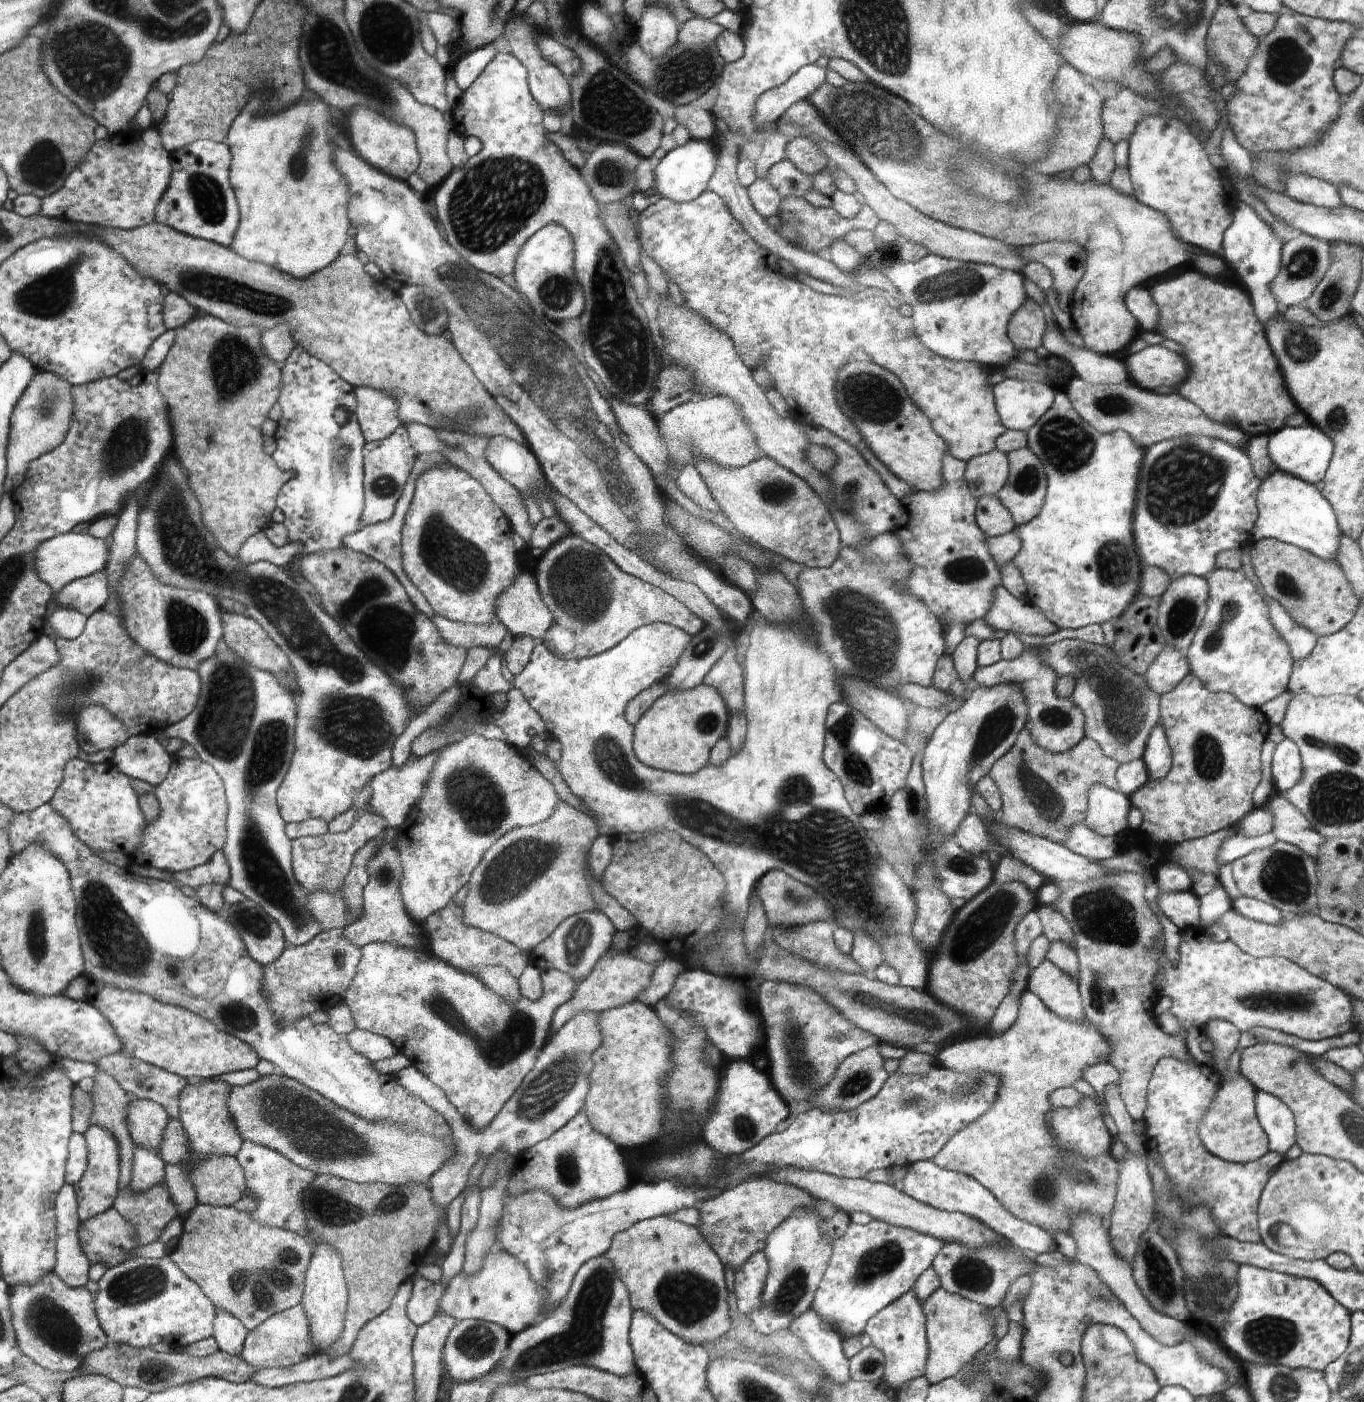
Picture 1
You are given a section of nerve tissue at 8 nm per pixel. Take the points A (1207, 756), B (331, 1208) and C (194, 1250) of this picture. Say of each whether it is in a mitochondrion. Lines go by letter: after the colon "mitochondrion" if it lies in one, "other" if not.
A: mitochondrion
B: mitochondrion
C: other

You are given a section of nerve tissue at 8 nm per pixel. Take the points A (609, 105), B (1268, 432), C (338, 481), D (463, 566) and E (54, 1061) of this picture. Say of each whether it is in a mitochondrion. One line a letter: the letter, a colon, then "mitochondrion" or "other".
A: mitochondrion
B: other
C: mitochondrion
D: mitochondrion
E: other

